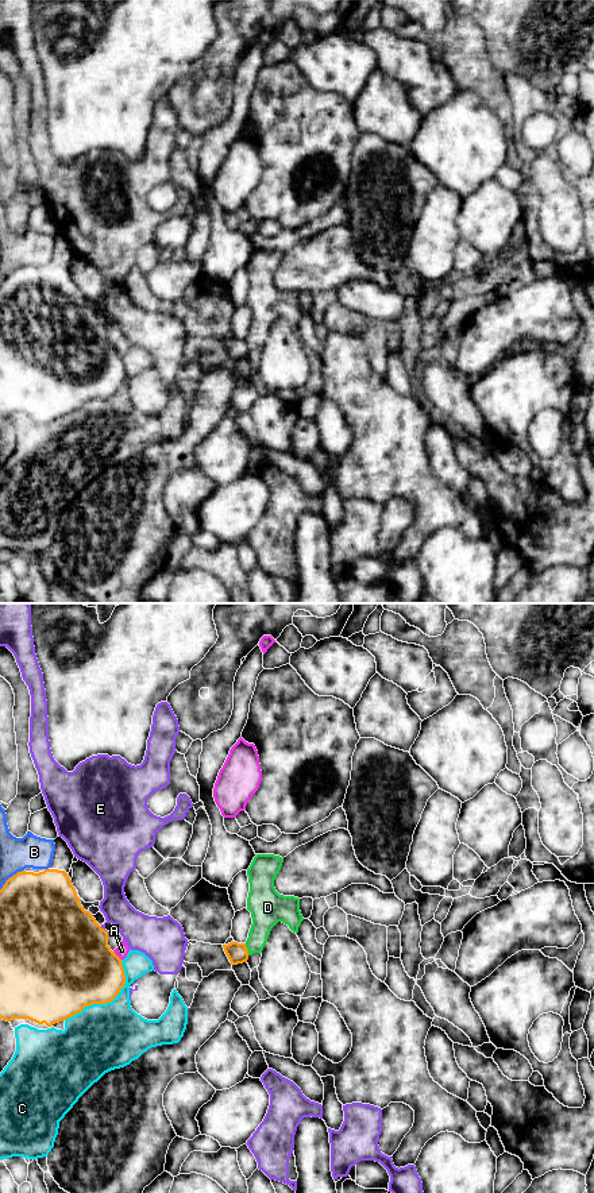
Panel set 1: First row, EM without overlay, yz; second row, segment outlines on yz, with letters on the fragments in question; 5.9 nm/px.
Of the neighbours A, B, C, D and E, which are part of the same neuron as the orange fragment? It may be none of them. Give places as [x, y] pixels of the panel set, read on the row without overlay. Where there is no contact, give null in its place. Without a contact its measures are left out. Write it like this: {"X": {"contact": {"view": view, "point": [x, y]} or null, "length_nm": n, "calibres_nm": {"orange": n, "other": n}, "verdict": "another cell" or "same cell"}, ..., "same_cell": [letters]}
{"A": {"contact": {"view": "yz", "point": [116, 351]}, "length_nm": 80, "calibres_nm": {"orange": 460, "other": 80}, "verdict": "another cell"}, "B": {"contact": {"view": "yz", "point": [10, 273]}, "length_nm": 190, "calibres_nm": {"orange": 440, "other": 200}, "verdict": "another cell"}, "C": {"contact": {"view": "yz", "point": [108, 397]}, "length_nm": 500, "calibres_nm": {"orange": 420, "other": 400}, "verdict": "another cell"}, "D": {"contact": {"view": "yz", "point": [246, 344]}, "length_nm": 80, "calibres_nm": {"orange": 120, "other": 180}, "verdict": "another cell"}, "E": {"contact": {"view": "yz", "point": [103, 324]}, "length_nm": 50, "calibres_nm": {"orange": 480, "other": 220}, "verdict": "another cell"}, "same_cell": []}

